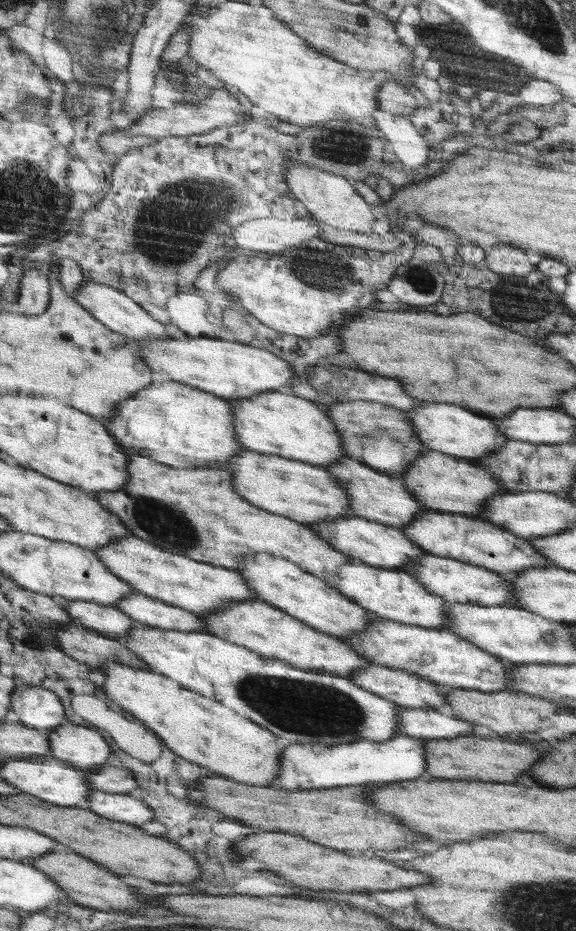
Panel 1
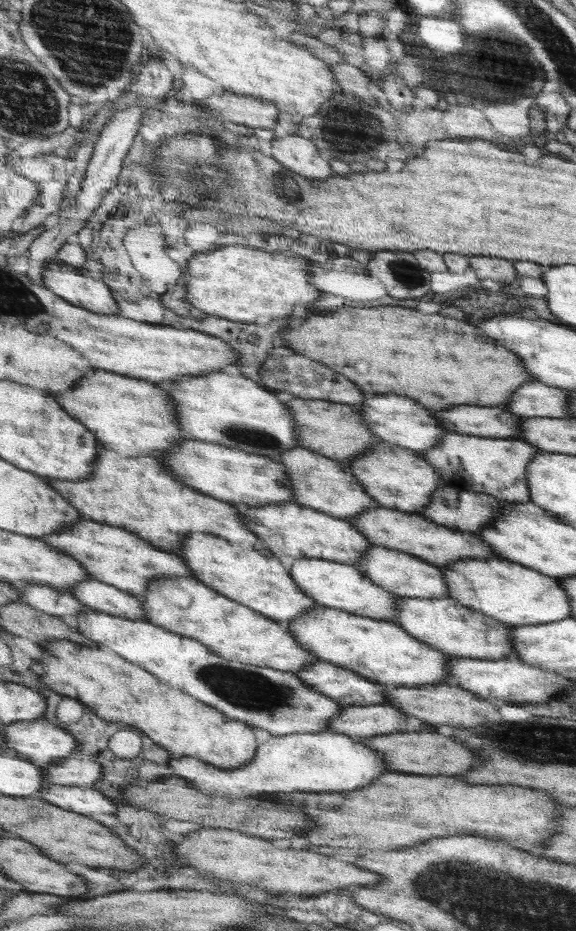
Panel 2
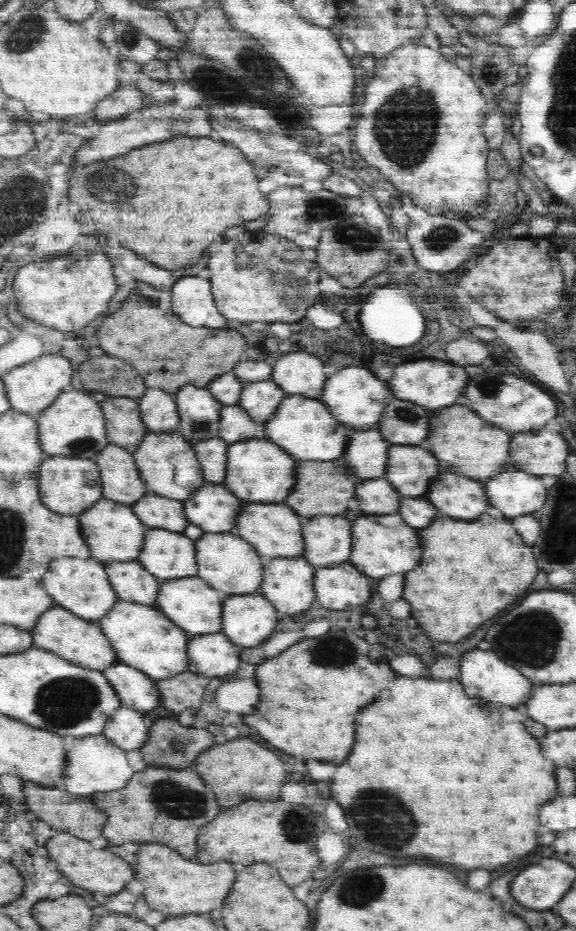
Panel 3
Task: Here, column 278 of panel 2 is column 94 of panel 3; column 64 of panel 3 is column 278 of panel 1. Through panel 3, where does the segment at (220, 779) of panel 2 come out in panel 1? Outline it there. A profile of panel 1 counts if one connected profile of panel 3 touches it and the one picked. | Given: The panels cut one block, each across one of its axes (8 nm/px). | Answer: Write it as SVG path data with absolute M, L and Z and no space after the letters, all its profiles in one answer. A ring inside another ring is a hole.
M405 735L384 742L362 740L337 745L294 743L283 750L281 756L278 782L270 786L280 786L282 790L290 792L296 792L296 788L334 788L344 784L352 786L360 782L397 782L425 777L425 739Z

